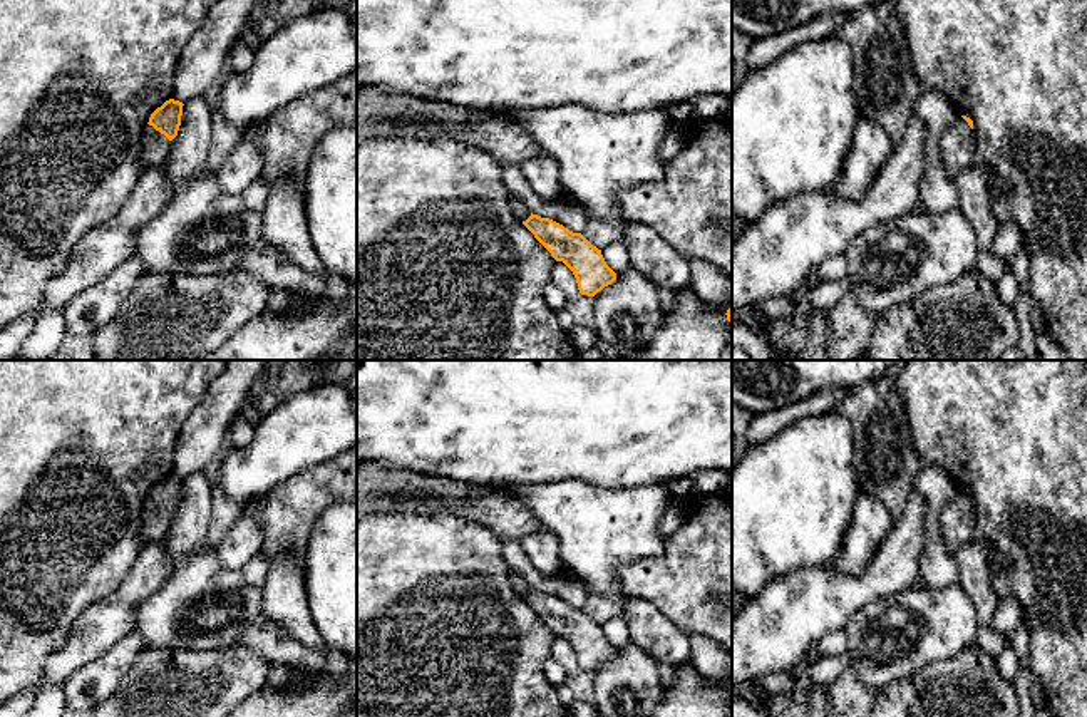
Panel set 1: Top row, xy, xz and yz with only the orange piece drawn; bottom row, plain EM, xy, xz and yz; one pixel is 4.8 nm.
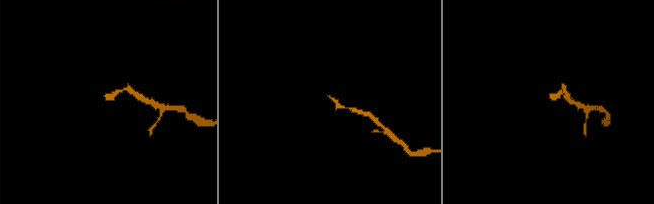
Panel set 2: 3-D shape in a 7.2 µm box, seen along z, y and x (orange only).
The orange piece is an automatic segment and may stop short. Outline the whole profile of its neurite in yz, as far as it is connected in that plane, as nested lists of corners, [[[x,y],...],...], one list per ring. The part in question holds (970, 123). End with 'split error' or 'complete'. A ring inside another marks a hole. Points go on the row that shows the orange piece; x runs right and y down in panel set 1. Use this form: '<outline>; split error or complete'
[[[960,116],[941,139],[941,159],[946,173],[956,178],[960,173],[973,166],[973,157],[973,121],[966,116]]]; split error

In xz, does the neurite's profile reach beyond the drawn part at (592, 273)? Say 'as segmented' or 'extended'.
extended

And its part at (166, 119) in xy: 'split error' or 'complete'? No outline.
split error

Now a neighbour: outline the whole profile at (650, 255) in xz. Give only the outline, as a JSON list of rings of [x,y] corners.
[[[630,223],[621,231],[621,243],[626,246],[635,271],[655,286],[680,290],[690,285],[692,275],[687,258],[655,230],[641,223]]]

